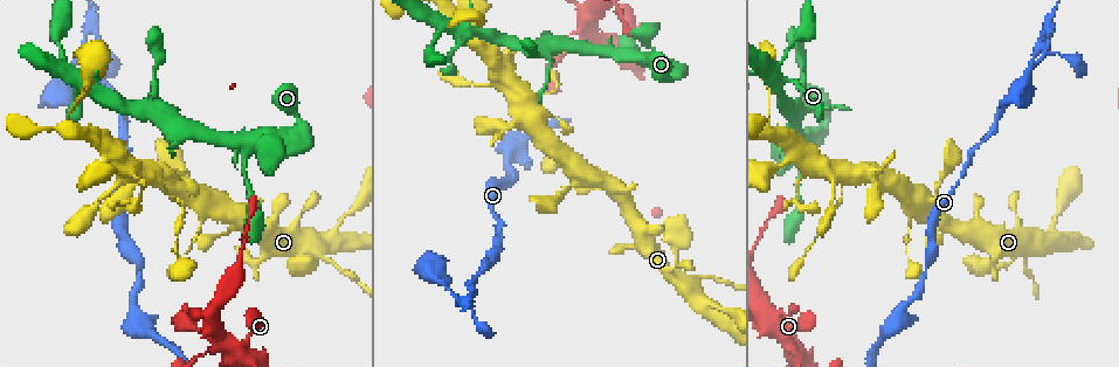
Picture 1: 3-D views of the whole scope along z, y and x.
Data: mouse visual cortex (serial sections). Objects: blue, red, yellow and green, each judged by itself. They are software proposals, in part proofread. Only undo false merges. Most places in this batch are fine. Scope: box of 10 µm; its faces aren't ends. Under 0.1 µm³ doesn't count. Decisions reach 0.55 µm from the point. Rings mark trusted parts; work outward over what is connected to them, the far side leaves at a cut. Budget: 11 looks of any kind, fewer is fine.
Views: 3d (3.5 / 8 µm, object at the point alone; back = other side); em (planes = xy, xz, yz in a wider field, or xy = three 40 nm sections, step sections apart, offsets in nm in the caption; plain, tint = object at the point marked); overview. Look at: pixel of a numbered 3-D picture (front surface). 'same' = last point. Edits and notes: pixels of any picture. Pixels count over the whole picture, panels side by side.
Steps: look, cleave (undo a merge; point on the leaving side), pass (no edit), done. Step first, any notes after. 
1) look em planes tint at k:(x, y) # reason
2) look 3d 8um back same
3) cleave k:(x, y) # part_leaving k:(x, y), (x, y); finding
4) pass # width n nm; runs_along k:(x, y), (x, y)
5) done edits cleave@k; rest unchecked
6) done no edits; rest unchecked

look 3d 3.5um back at 1:(325, 258)

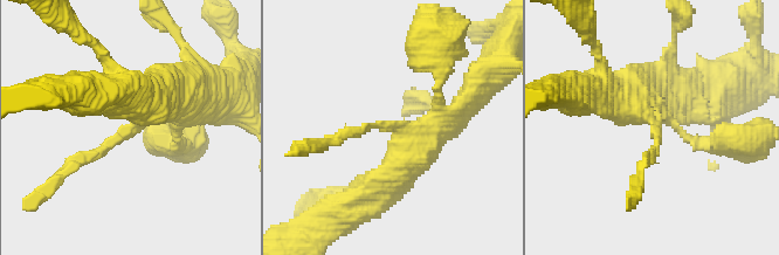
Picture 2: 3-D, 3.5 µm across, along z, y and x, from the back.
look em xy step 5 tint at 2:(135, 120) # arm_widths 150, 350 nm

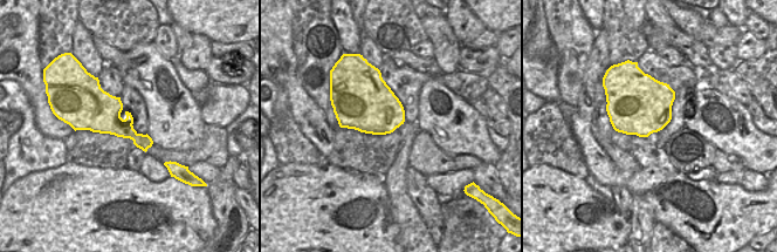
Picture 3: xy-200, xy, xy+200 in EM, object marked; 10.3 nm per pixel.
pass # one cell here

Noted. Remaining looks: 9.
look 3d 3.5um back at 1:(792, 346) # calibre changes

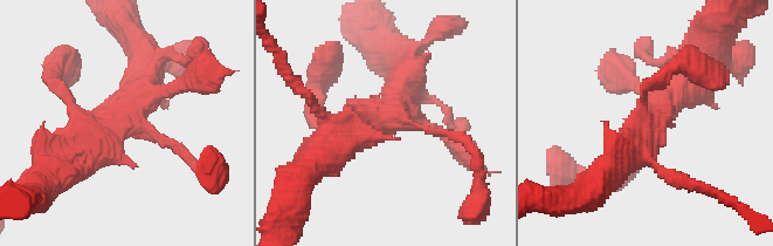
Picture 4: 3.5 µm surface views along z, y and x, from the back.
look em xy step 3 plain at 4:(138, 126) # need the tissue

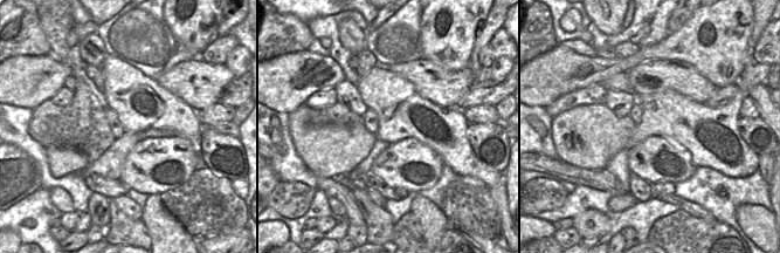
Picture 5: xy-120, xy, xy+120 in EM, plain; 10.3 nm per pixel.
look em xy step 3 tint same

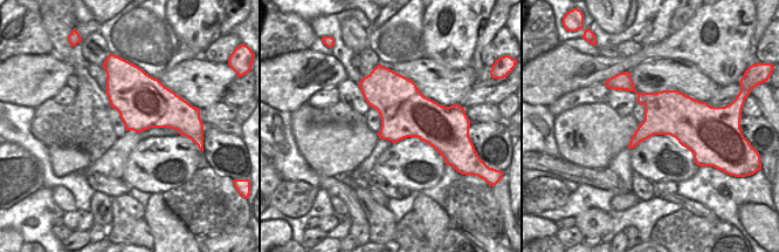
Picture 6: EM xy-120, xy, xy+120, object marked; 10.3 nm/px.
pass # runs_along 4:(78, 115), (121, 115), (197, 165); all the same cell

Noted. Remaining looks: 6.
look 3d 3.5um at 1:(652, 50) # calibre changes

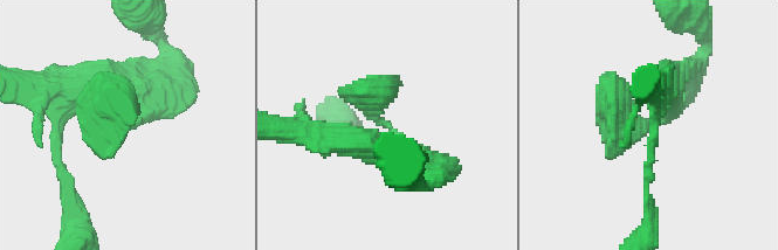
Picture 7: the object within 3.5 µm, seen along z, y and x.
pass # runs_along 7:(421, 172), (364, 89); all the same cell

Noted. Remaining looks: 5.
look 3d 8um at 1:(793, 116) # three-way junction

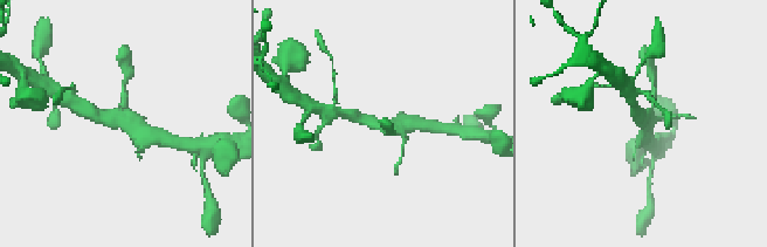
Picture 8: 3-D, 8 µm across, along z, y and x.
look 3d 3.5um same # zoom in

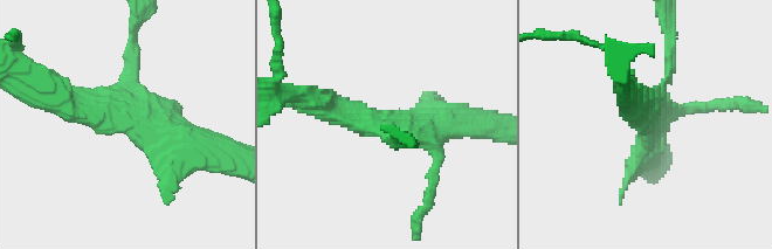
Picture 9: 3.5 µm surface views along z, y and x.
look em planes tint at 9:(399, 121) # arms 3; arm_widths 150, 300, 400 nm

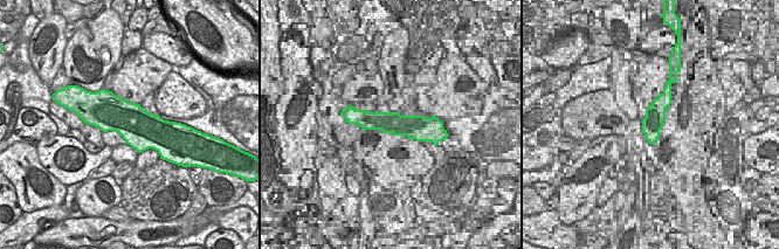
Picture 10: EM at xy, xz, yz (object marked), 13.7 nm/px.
pass # one cell here

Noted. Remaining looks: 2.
done no edits; rest unchecked

